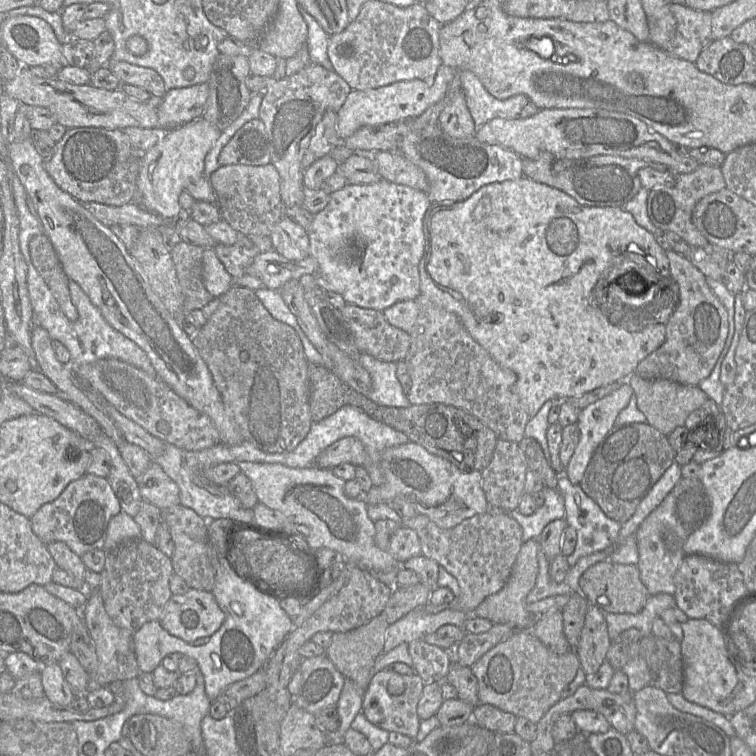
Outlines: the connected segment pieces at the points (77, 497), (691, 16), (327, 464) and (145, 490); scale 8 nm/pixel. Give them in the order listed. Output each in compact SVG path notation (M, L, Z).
M87 473L69 483L54 501L42 505L30 521L33 532L45 545L61 541L82 557L87 551L103 549L108 523L121 510L108 479Z
M672 2L648 19L649 42L658 48L686 61L695 62L712 40L712 14Z
M344 437L324 449L315 459L315 466L331 469L341 463L364 466L367 452L360 440L355 437Z
M153 460L147 470L135 479L143 502L149 502L160 510L180 505L178 485Z

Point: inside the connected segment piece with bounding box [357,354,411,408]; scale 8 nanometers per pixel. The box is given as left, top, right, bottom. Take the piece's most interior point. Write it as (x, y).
(386, 390)

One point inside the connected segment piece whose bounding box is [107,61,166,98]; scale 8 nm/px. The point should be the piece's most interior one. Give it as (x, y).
(146, 78)

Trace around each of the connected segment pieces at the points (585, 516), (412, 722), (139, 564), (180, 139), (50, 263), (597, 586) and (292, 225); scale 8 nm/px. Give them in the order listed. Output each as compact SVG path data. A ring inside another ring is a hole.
M566 473L562 474L562 476L558 478L558 489L564 496L566 523L568 526L573 527L577 532L575 550L572 554L567 556L567 561L570 567L572 567L581 557L608 548L612 536L605 531L604 526L607 525L608 520L615 524L618 524L618 522L607 517L596 502L583 492L579 484L571 483Z
M383 669L371 679L363 696L362 710L364 716L373 725L388 732L398 732L415 741L418 734L420 719L417 704L422 695L425 682L417 674L400 675L393 670Z
M142 538L124 542L107 552L98 590L114 624L134 634L146 622L159 620L172 596L169 580L173 573L171 558Z
M202 117L162 133L158 143L141 155L137 194L143 208L164 219L176 216L182 209L178 201L179 195L189 183L203 176L206 155L221 133L215 125Z
M46 234L36 235L30 240L29 253L35 269L49 287L61 312L68 320L76 321L78 312L70 297L69 279L63 271L53 245Z
M600 561L590 566L579 579L579 591L590 605L607 613L636 614L645 606L650 594L640 579L637 565Z
M286 215L273 227L270 239L273 249L289 260L298 261L309 256L307 231Z

